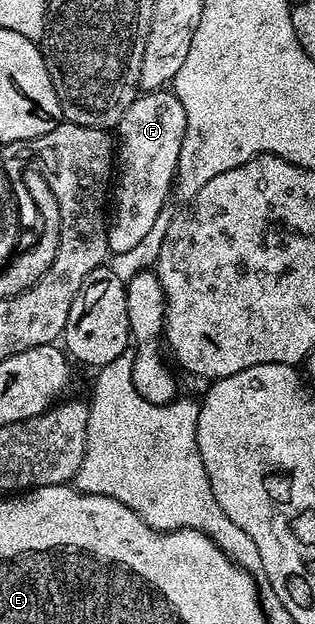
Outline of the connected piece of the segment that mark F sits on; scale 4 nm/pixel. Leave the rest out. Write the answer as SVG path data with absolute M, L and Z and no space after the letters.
M145 91L140 94L138 100L131 103L131 107L127 107L127 111L123 115L123 119L115 130L115 193L117 189L117 206L111 209L111 220L108 222L109 226L109 252L116 255L116 253L129 253L132 249L137 249L149 237L149 232L157 225L157 220L161 217L161 208L165 205L165 200L168 199L169 193L171 197L171 190L175 185L175 178L177 175L177 164L179 163L179 151L183 147L183 135L187 127L187 115L183 115L183 103L179 103L179 99L171 91Z

